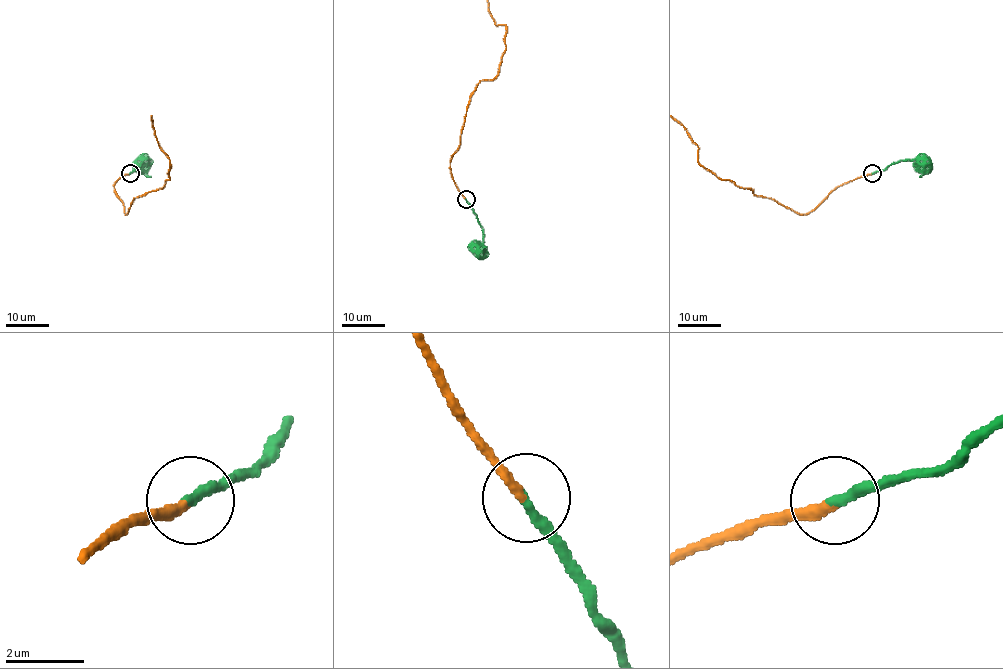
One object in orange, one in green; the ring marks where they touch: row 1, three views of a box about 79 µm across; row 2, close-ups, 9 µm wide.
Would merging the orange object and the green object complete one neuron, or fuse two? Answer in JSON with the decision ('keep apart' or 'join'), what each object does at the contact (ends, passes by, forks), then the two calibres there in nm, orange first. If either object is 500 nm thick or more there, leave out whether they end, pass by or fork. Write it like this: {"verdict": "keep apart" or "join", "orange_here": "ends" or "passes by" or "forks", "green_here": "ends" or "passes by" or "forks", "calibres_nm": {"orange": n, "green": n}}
{"verdict": "join", "orange_here": "ends", "green_here": "ends", "calibres_nm": {"orange": 260, "green": 280}}

